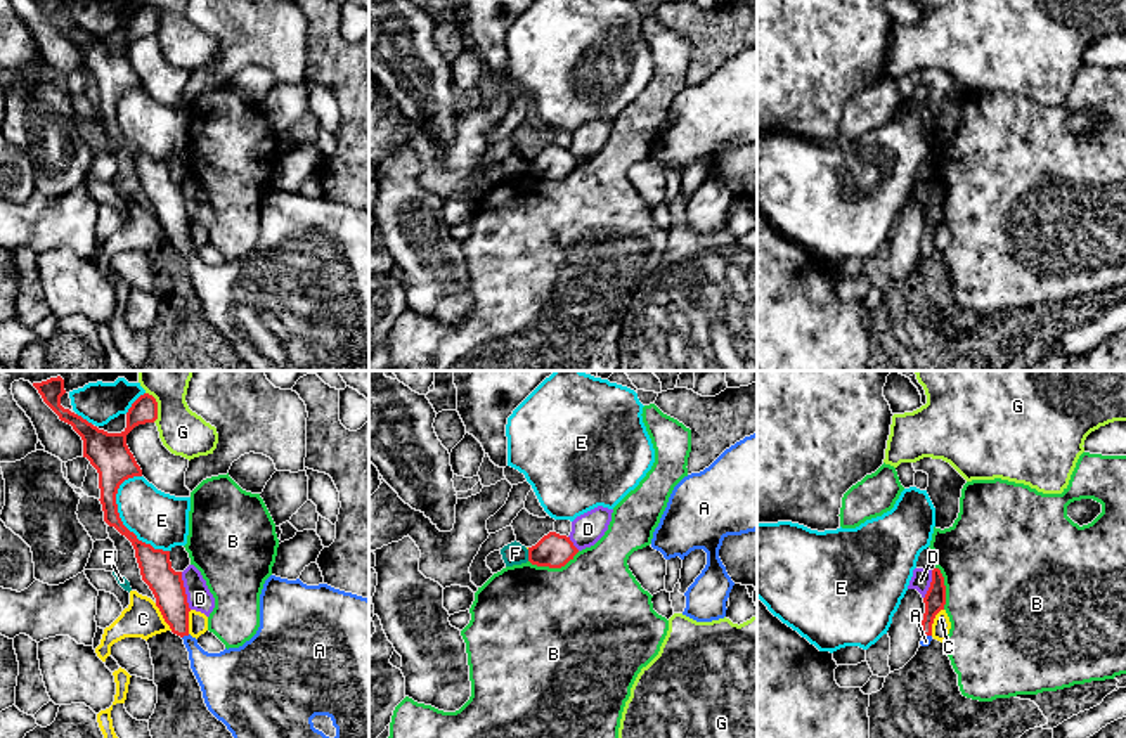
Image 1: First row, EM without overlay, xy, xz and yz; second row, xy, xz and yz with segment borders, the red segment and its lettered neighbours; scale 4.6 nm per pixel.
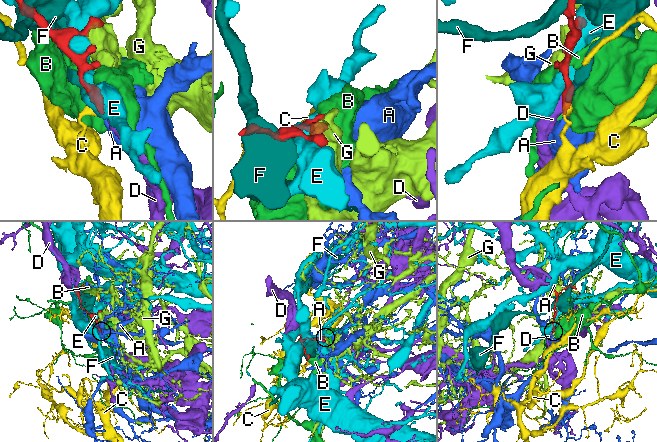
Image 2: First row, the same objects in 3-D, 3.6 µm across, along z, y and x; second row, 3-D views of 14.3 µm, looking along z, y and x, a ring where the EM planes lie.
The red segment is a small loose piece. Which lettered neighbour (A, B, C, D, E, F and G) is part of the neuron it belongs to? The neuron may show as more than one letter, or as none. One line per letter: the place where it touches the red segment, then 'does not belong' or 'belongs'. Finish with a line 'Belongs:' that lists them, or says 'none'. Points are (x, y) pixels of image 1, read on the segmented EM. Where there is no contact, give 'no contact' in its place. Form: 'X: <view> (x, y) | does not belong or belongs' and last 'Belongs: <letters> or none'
A: xy (186, 634) | belongs
B: xz (553, 567) | does not belong
C: yz (932, 622) | does not belong
D: xy (184, 591) | does not belong
E: xy (122, 524) | does not belong
F: xz (529, 555) | does not belong
G: xy (156, 406) | does not belong
Belongs: A

